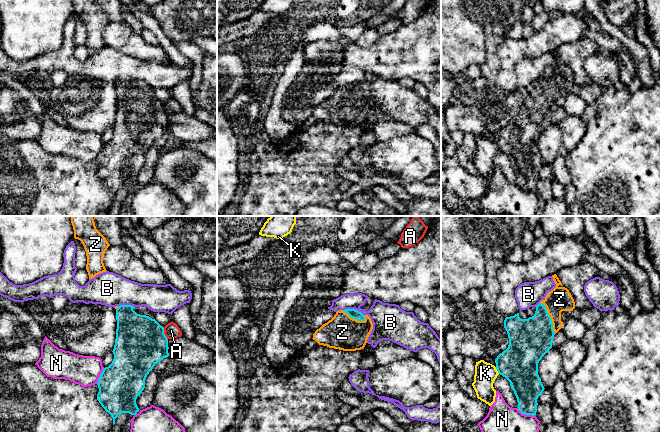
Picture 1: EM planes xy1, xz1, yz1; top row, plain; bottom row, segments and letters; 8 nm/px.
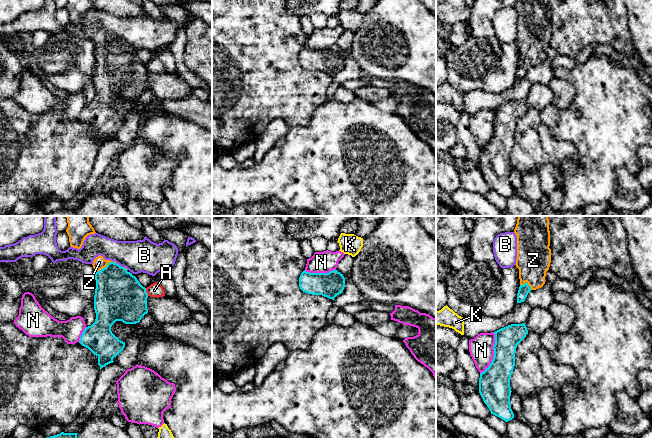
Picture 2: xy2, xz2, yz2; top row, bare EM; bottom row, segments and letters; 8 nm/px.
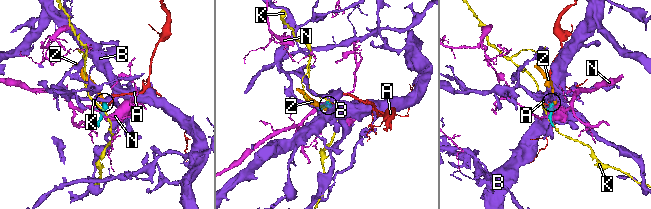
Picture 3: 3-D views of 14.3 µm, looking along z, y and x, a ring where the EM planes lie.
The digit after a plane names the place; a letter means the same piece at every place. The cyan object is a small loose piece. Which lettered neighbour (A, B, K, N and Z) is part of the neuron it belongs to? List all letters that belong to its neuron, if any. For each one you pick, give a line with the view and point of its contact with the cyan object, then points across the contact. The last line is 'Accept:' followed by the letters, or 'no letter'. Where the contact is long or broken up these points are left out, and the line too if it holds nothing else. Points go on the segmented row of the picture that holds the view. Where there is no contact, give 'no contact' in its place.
Z: meets cyan in yz1 at (550, 317); runs through yz1 (530, 339), (550, 317), (550, 309), (559, 299)
Accept: Z

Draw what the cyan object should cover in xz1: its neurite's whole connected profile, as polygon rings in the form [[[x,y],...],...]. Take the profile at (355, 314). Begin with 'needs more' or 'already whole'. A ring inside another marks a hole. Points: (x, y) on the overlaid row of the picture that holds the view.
needs more; [[[355,309],[337,311],[334,317],[313,334],[319,345],[343,351],[356,351],[365,347],[373,329],[368,315]]]

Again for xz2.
already whole; [[[304,270],[299,277],[299,287],[305,293],[322,295],[334,300],[343,292],[345,278],[337,270],[329,273],[310,273]]]

